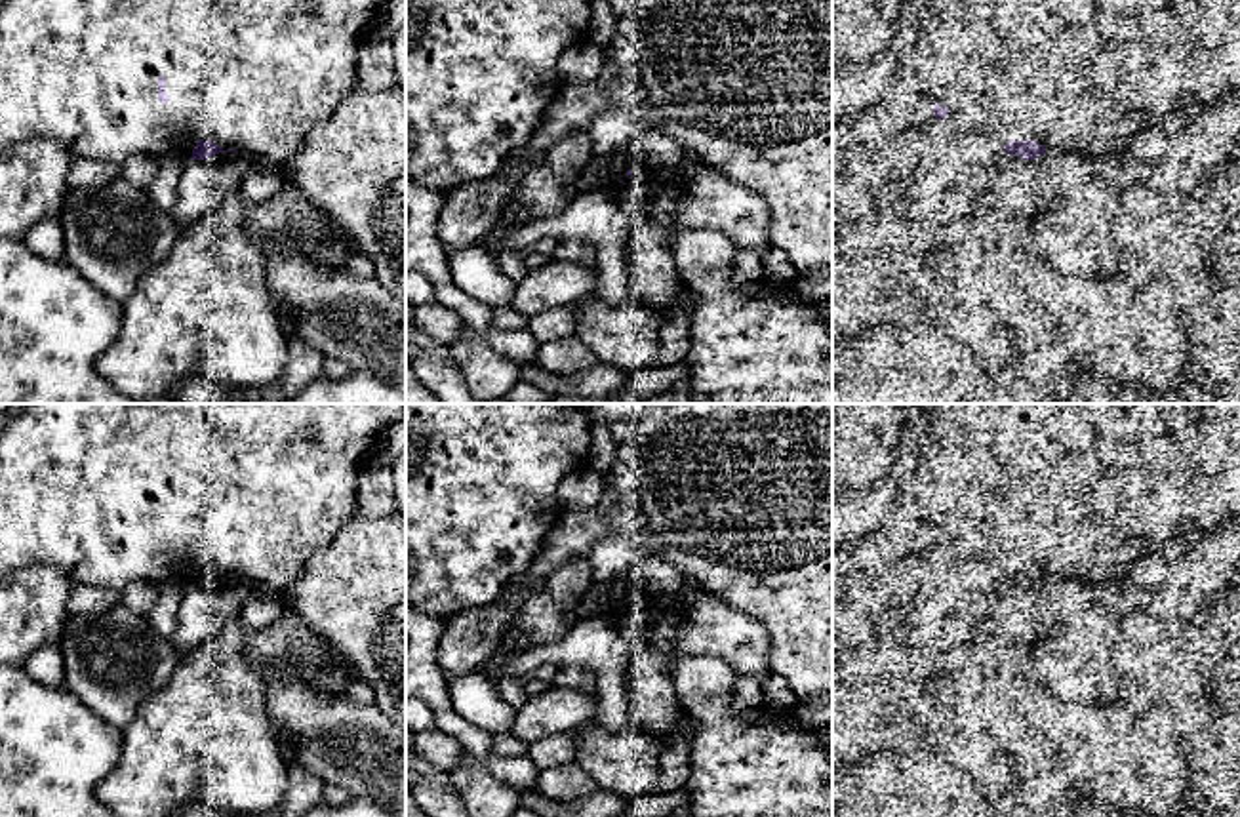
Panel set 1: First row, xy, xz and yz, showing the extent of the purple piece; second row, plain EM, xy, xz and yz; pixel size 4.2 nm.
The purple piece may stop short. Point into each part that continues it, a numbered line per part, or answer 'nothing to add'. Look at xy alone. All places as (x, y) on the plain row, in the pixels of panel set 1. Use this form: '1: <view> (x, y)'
1: xy (252, 490)

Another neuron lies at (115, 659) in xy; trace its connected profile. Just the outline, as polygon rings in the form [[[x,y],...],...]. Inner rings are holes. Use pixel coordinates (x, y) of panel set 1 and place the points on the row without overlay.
[[[122,602],[99,615],[69,617],[59,648],[67,689],[120,729],[179,663],[173,642]]]

